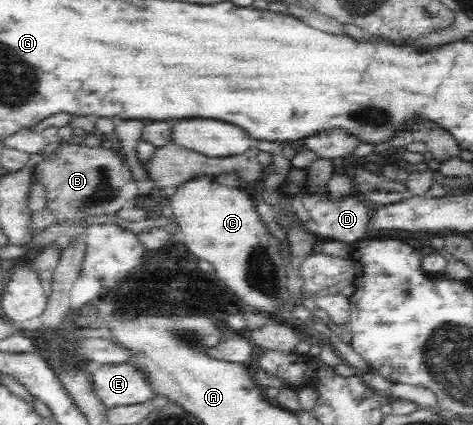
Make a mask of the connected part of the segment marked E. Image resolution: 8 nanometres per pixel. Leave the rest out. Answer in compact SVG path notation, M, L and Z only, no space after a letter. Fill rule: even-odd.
M129 362L100 366L92 384L105 407L145 404L156 396L148 375Z

